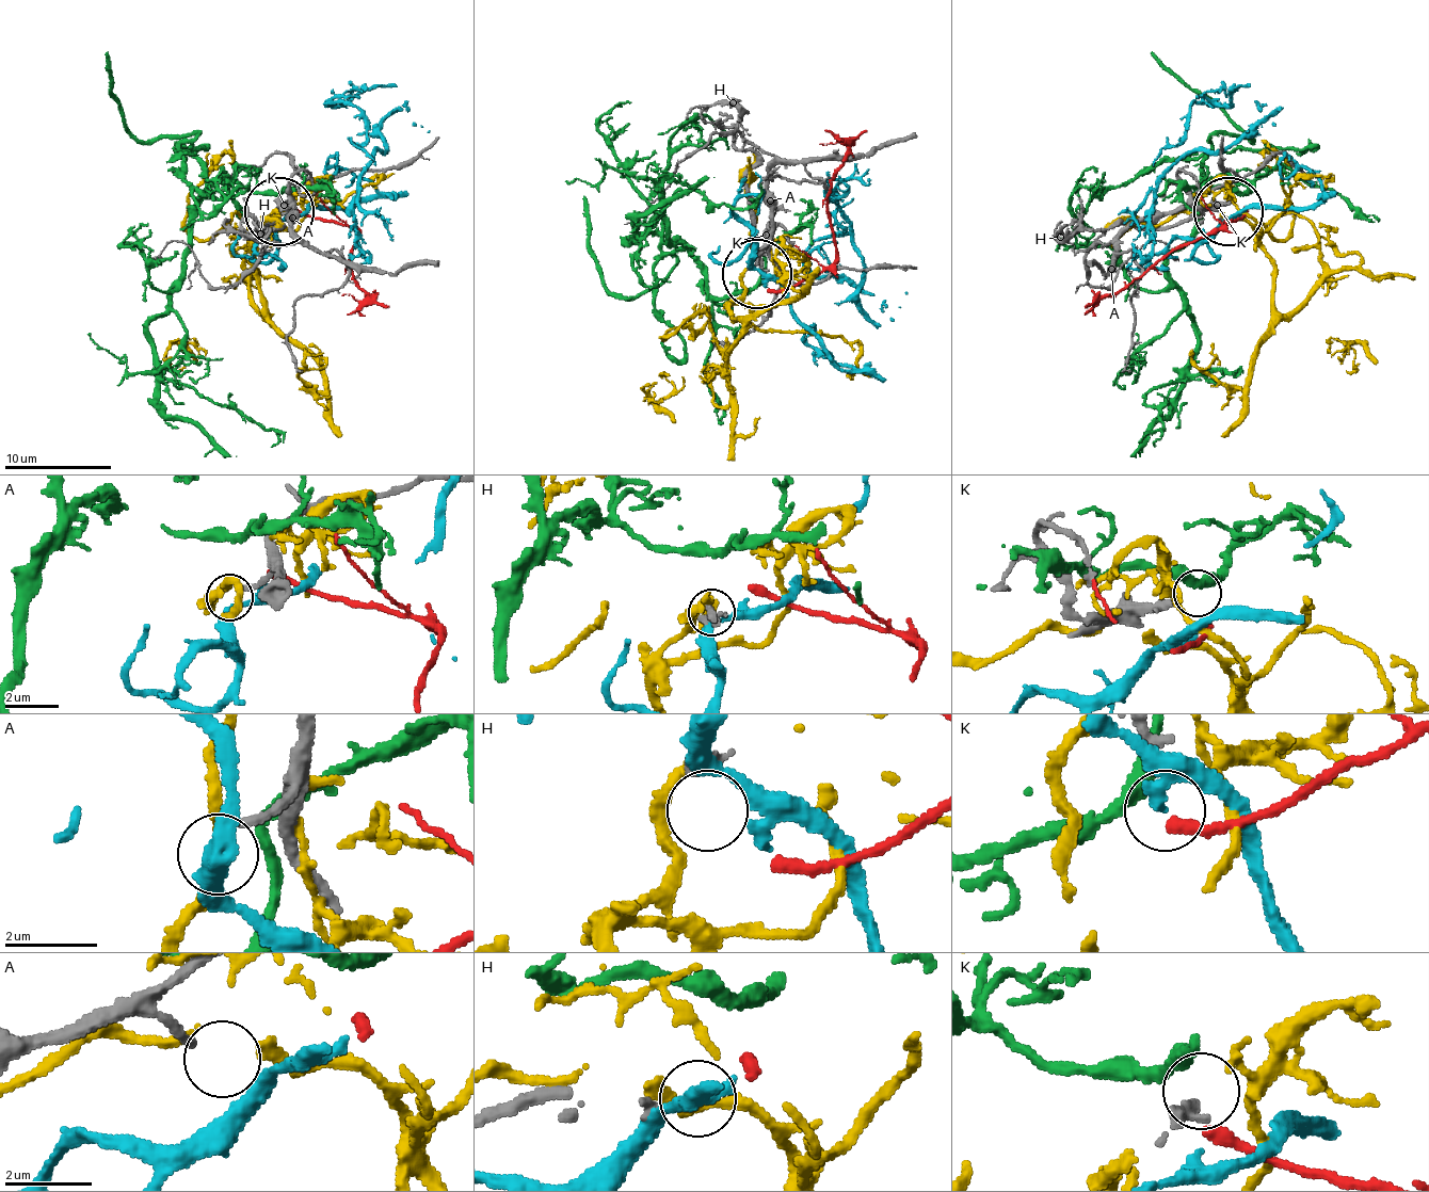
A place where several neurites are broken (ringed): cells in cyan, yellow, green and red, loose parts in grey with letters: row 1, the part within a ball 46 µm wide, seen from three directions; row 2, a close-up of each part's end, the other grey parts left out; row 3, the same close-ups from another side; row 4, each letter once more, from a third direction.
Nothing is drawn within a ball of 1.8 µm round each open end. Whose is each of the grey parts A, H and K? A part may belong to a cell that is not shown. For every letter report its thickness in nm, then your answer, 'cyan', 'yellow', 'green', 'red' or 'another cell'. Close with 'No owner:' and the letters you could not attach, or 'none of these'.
A: 180 nm | another cell
H: 280 nm | another cell
K: 280 nm | another cell
No owner: A, H, K

